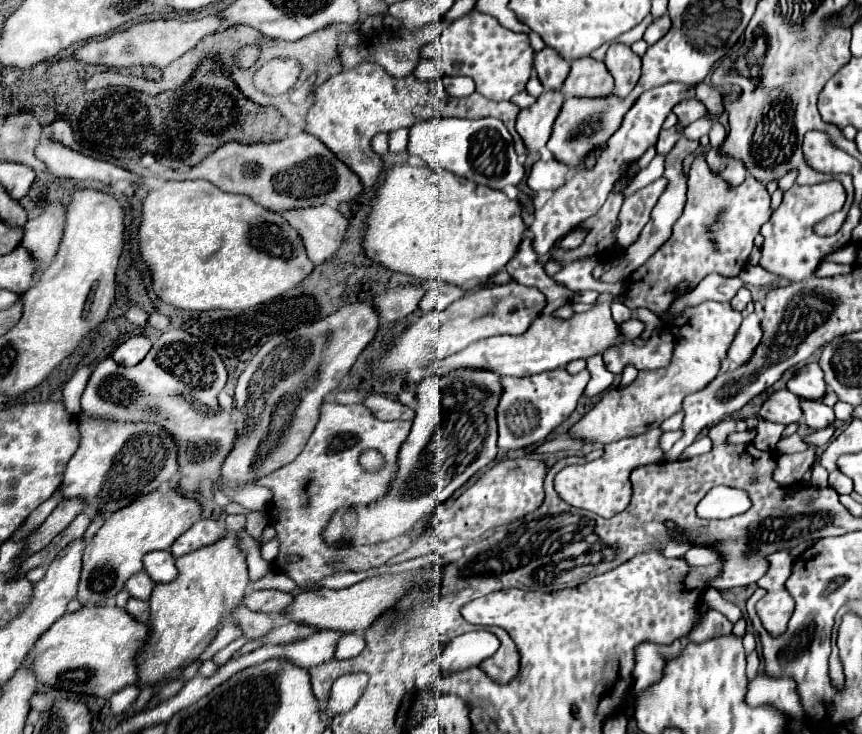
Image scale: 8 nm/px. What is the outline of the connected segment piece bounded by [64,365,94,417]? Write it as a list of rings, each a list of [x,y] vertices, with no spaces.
[[[80,365],[64,387],[64,407],[66,407],[68,415],[72,415],[72,417],[76,417],[80,413],[80,397],[86,389],[86,383],[88,383],[92,371],[94,371],[94,365]]]

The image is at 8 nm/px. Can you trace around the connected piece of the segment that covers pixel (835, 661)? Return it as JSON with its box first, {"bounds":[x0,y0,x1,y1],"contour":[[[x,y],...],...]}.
{"bounds":[830,637,842,685],"contour":[[[832,637],[832,655],[830,655],[830,677],[836,685],[840,685],[840,673],[842,673],[842,663],[838,657],[838,649],[836,649],[836,637]]]}

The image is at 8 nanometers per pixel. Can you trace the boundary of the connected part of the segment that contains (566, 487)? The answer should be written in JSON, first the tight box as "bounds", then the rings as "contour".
{"bounds":[554,429,664,517],"contour":[[[650,429],[644,435],[620,439],[616,443],[610,443],[604,447],[604,455],[596,461],[585,465],[566,466],[560,470],[554,480],[554,487],[558,495],[570,503],[572,507],[592,511],[600,517],[614,517],[616,513],[624,511],[630,503],[632,495],[632,484],[630,482],[630,471],[636,465],[648,465],[662,461],[664,453],[658,445],[662,431],[660,429]]]}

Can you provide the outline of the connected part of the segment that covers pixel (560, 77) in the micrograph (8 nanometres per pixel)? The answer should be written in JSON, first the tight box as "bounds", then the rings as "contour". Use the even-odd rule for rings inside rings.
{"bounds":[534,47,570,91],"contour":[[[544,47],[534,55],[534,67],[546,91],[562,89],[562,83],[570,71],[570,65],[560,57],[560,53],[548,47]]]}

